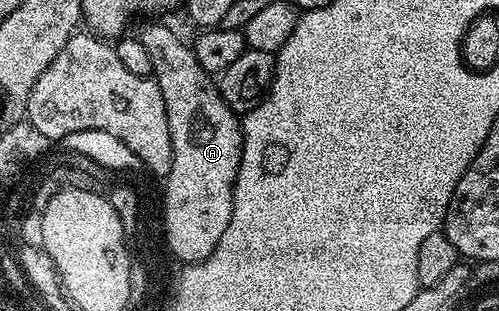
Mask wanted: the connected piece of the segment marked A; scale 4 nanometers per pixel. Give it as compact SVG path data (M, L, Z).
M144 23L134 31L134 37L142 41L146 53L150 53L151 78L155 79L158 89L162 89L162 101L166 101L166 121L170 125L170 141L174 149L170 173L162 183L168 189L168 240L184 259L200 263L200 255L206 253L211 242L218 238L218 229L225 230L226 225L230 225L234 185L244 148L244 128L236 112L221 97L217 80L204 72L191 46L187 42L184 44L166 24Z

